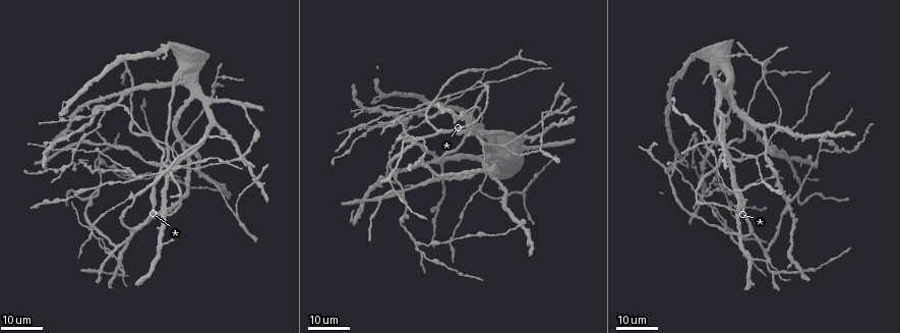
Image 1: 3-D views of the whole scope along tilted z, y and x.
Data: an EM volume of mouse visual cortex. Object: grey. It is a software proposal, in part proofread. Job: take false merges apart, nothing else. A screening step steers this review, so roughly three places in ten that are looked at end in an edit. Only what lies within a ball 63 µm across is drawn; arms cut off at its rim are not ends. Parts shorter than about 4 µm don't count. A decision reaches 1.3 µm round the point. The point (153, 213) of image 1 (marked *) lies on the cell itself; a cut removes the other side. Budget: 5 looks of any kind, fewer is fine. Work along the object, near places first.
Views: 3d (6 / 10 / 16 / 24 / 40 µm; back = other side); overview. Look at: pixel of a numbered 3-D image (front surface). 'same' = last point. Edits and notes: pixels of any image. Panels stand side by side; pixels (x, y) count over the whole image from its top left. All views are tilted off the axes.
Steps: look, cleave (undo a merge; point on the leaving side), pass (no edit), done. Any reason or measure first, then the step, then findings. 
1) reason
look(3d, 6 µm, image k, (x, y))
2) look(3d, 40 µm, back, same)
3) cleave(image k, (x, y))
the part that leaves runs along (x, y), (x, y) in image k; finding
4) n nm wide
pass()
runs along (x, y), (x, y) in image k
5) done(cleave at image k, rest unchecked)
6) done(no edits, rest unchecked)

look(3d, 16 µm, image 1, (134, 230))

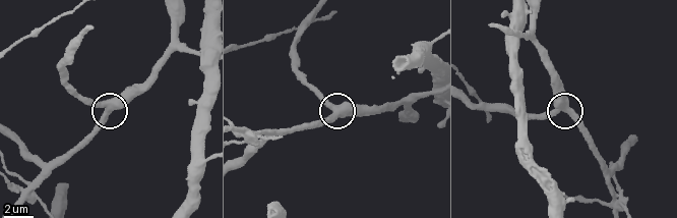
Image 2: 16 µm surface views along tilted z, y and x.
look(3d, 6 µm, image 2, (107, 110))

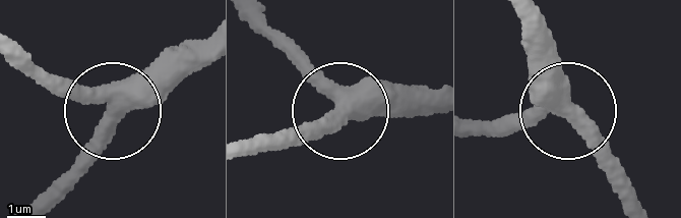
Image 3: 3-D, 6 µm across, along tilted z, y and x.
side arm 83 µm; 3 arms
pass()
all the same cell

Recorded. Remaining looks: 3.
thin arm on a thick one
look(3d, 24 µm, image 1, (413, 137))

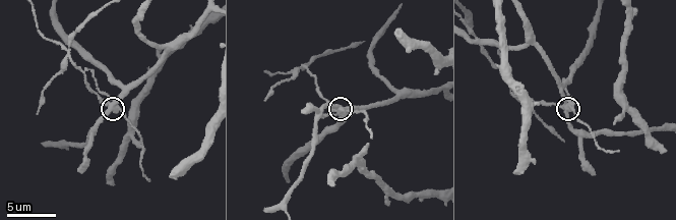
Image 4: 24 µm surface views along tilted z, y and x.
look(3d, 6 µm, image 4, (111, 106))

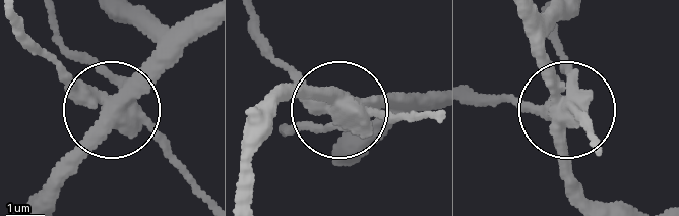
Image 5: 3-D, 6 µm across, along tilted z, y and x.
look(3d, 6 µm, back, image 5, (108, 118))

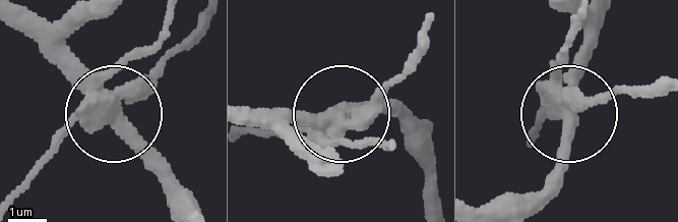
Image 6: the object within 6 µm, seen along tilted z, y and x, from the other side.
cleave(image 6, (125, 58))
two cells meet here

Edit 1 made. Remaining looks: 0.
done(cleave at image 6, rest unchecked)

